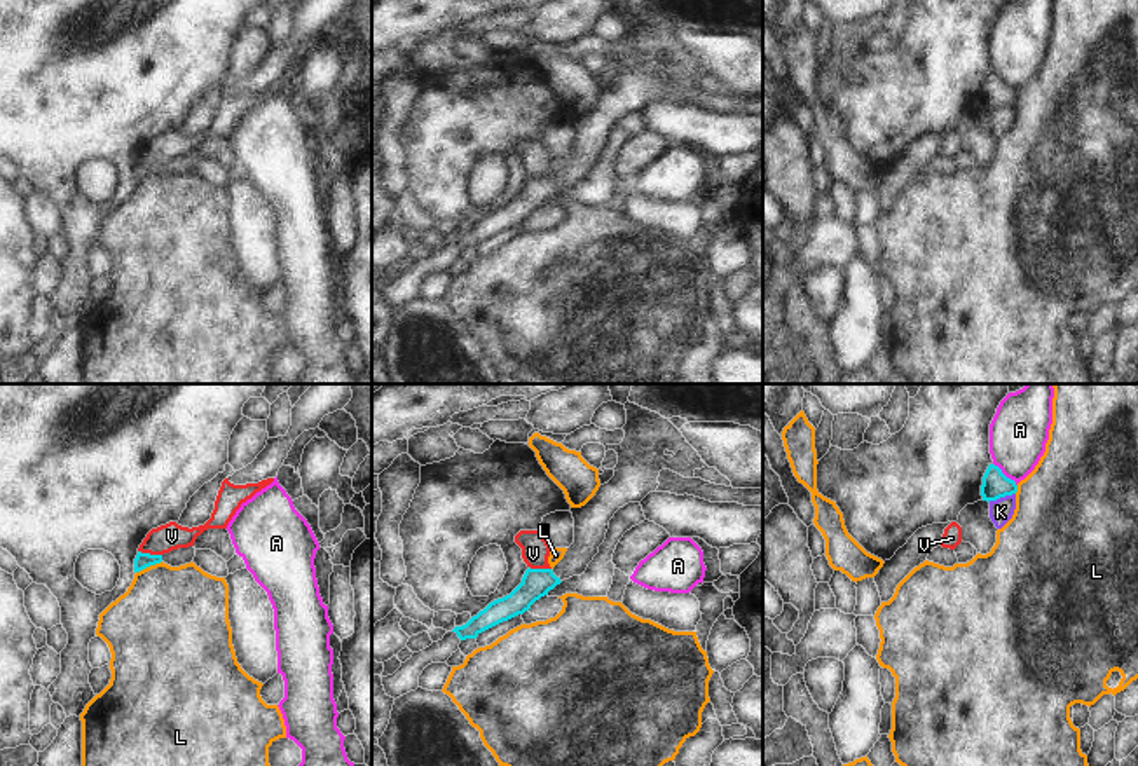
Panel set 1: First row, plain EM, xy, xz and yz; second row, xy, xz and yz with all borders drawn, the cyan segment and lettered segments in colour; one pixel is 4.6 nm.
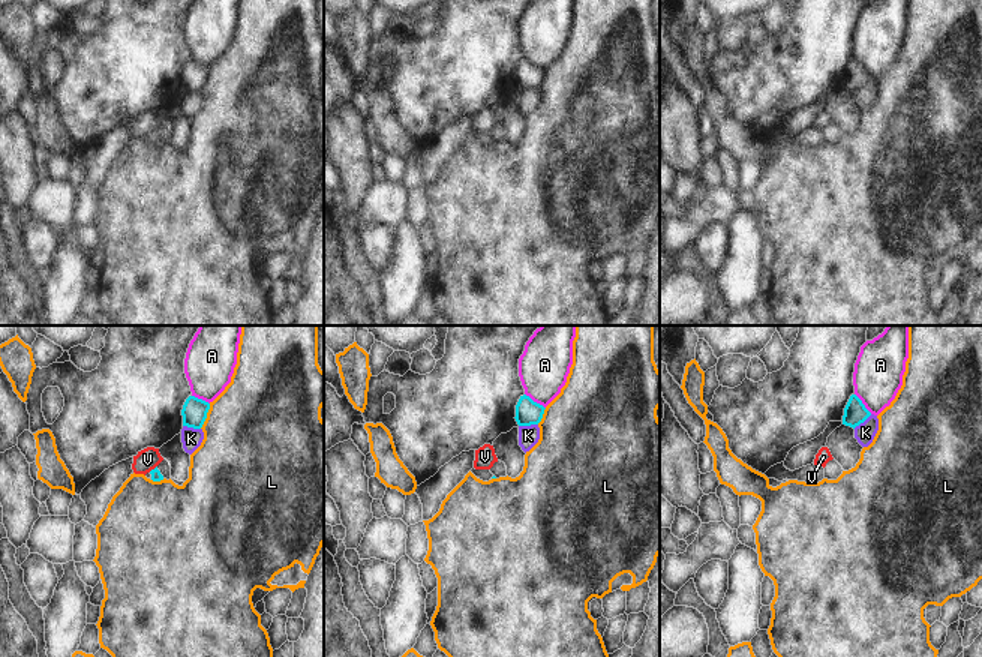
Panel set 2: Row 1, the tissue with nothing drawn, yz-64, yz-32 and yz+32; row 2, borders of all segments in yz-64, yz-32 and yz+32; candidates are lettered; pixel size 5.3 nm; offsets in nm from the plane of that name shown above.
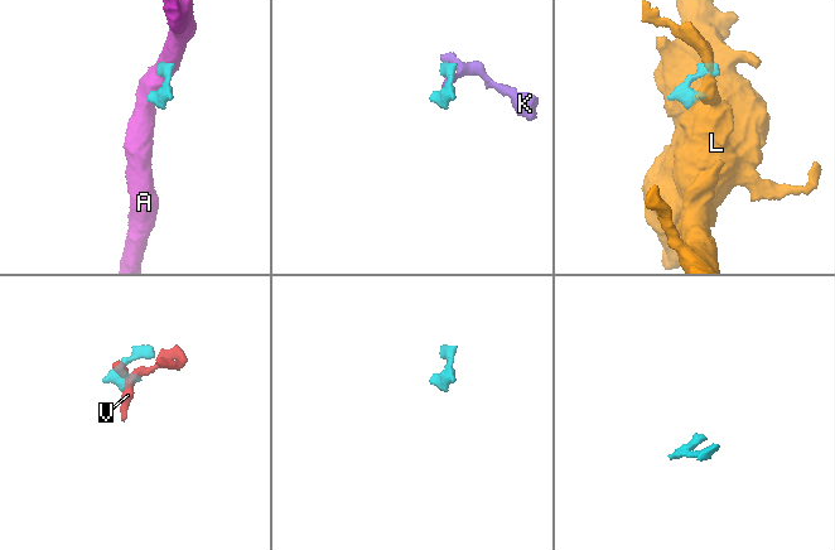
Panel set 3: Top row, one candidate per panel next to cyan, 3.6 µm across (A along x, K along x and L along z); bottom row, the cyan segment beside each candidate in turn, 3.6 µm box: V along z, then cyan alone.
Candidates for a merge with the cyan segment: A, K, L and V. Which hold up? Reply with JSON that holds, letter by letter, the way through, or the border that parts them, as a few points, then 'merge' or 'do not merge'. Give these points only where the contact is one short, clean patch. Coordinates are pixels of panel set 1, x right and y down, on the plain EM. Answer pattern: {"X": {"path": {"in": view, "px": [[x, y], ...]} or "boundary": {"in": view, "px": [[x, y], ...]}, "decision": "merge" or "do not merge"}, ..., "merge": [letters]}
{"A": {"boundary": {"in": "yz", "px": [[994, 72], [1016, 95]]}, "decision": "do not merge"}, "K": {"boundary": {"in": "yz", "px": [[1014, 102], [988, 110]]}, "decision": "do not merge"}, "L": {"decision": "do not merge"}, "V": {"boundary": {"in": "xy", "px": [[138, 159], [161, 164]]}, "decision": "do not merge"}, "merge": []}

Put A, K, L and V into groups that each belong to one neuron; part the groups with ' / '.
A / K / L / V

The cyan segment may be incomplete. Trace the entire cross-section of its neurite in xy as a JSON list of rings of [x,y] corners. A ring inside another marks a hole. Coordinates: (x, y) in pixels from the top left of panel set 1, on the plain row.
[[[194,155],[178,157],[169,162],[164,162],[164,164],[150,164],[150,162],[138,161],[138,164],[134,168],[134,181],[140,181],[140,180],[143,180],[150,174],[161,173],[161,171],[164,171],[171,176],[180,176],[180,174],[194,171],[194,166],[195,166]]]

